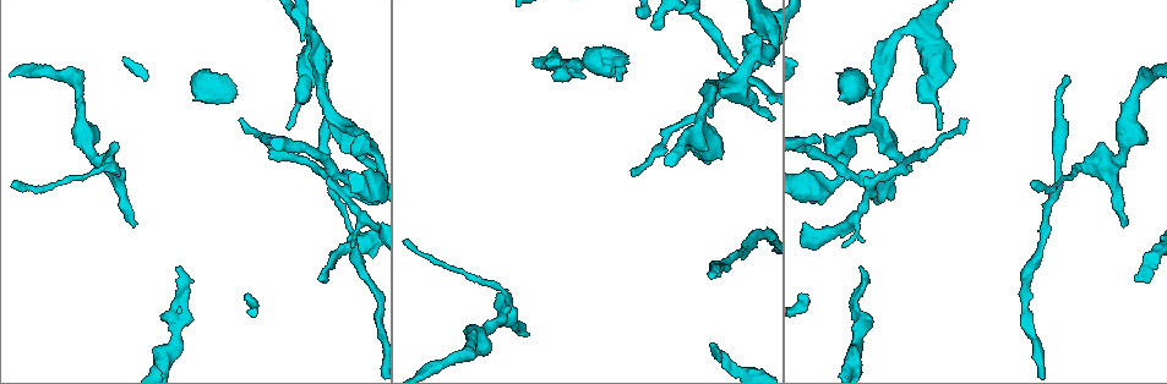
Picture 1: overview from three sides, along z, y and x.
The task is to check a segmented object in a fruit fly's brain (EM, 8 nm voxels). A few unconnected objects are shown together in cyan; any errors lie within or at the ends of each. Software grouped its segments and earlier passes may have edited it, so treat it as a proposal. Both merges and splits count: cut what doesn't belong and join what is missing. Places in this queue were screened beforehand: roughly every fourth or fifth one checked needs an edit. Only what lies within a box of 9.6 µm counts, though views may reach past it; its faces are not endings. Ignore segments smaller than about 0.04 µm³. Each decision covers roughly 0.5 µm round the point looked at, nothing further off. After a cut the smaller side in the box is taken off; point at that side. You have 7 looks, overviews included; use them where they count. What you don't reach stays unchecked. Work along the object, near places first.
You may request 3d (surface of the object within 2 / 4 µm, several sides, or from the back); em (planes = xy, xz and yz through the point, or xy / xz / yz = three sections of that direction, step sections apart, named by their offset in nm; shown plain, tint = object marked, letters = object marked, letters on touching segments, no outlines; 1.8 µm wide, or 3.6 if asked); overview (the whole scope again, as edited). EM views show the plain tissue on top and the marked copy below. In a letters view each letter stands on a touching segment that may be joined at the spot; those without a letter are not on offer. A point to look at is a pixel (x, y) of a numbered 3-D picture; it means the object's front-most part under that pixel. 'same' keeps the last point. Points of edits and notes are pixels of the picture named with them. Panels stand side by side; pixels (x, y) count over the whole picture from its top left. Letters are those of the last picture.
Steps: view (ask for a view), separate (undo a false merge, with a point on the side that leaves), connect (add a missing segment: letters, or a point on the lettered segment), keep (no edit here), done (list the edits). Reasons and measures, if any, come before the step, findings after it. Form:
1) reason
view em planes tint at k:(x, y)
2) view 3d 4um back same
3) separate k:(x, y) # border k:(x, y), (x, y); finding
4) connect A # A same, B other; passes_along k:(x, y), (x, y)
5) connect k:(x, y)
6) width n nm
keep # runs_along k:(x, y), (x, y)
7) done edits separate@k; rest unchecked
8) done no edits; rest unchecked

view em xy step 4 letters at 1:(241, 119)

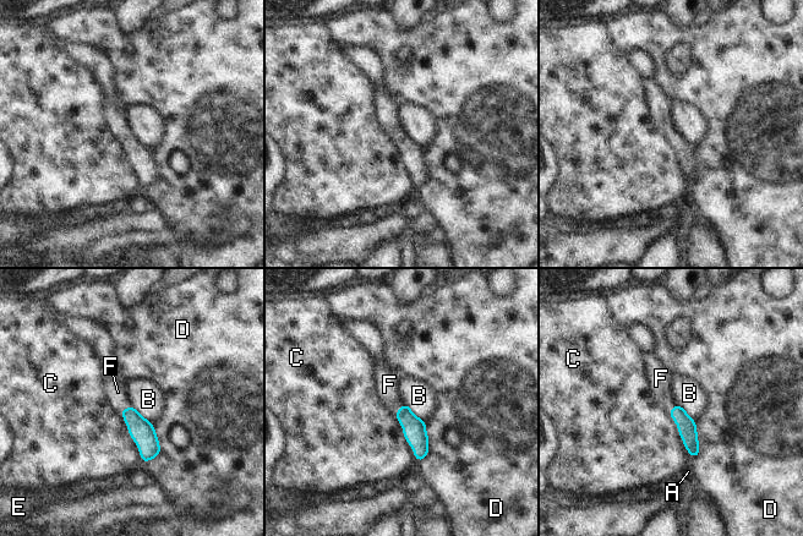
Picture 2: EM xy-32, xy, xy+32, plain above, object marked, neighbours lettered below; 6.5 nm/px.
view em planes letters same

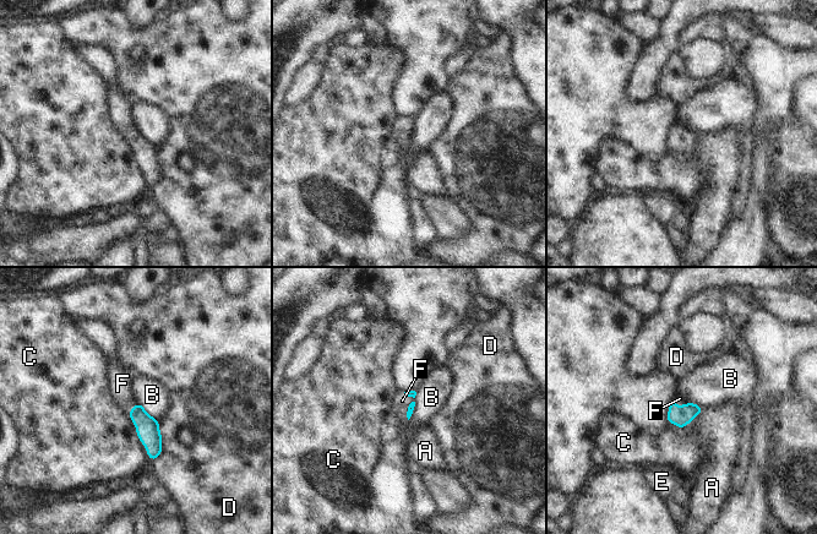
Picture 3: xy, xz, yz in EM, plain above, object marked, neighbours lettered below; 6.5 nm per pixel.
longest_contact C 360 nm
connect F # A other, B other, C other, D other, E other, F same; passes_along 3:(410, 408), (408, 409), (402, 401); it goes on there

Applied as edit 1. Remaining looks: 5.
view overview

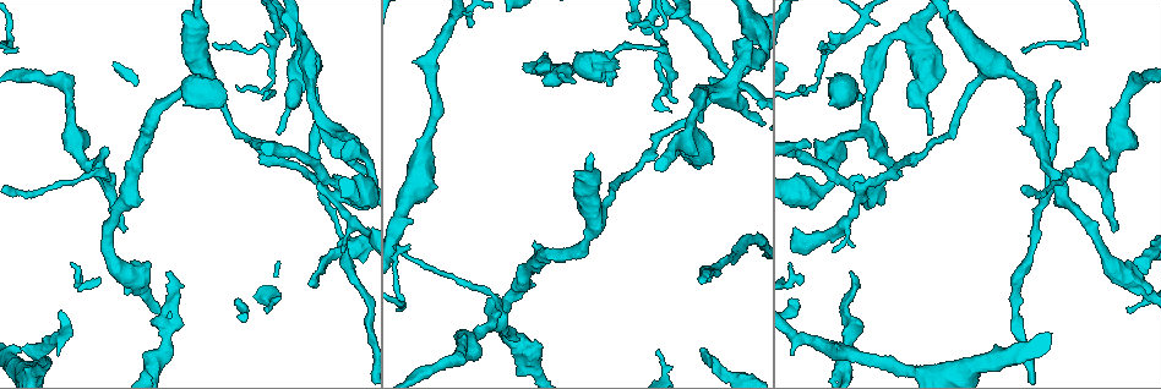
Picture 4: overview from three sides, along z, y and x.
an open end
view em yz step 4 letters at 4:(809, 144)

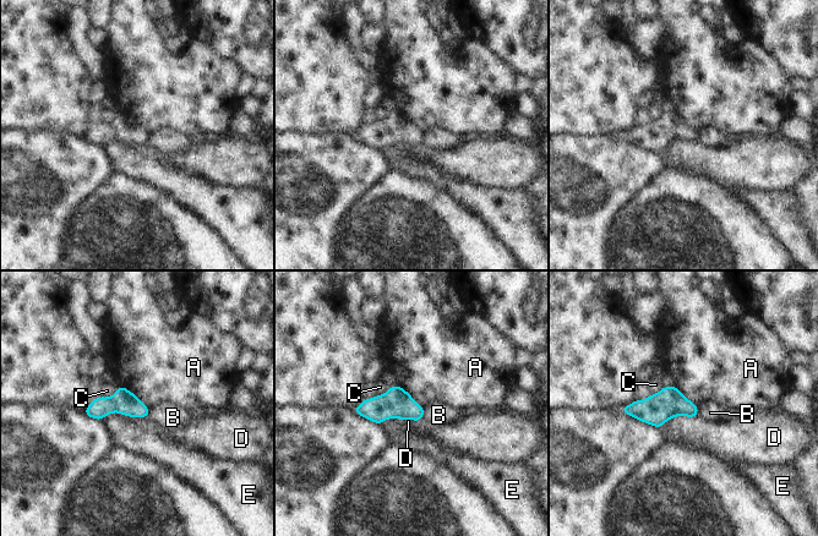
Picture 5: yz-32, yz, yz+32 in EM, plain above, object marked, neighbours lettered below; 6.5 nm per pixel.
longest_contact E 320 nm
keep # A other, B other, C other, D other, E other; border 5:(120, 384), (132, 392), (148, 409); no lettered segment goes on from it

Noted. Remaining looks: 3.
branch stops here
view 3d 2um at 4:(563, 73)

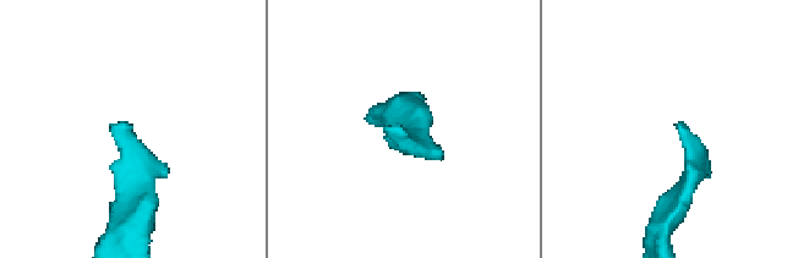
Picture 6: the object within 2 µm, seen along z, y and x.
now the EM
view em xz step 8 tint at 6:(673, 123)

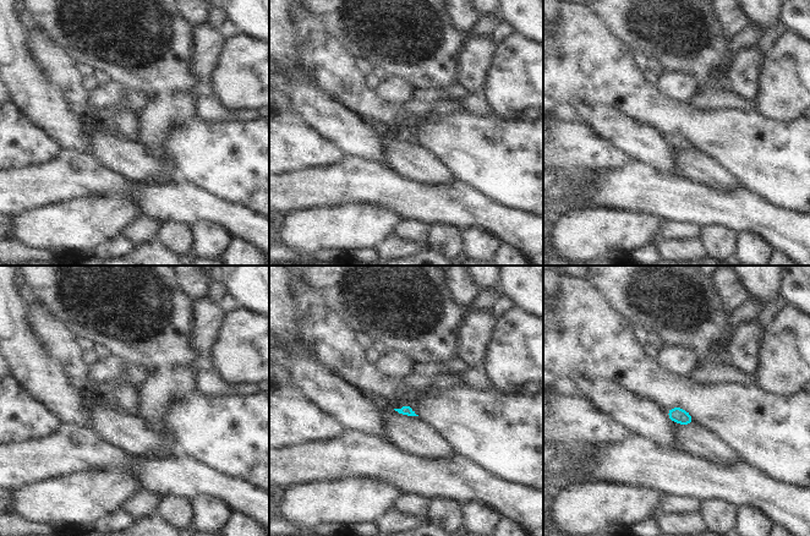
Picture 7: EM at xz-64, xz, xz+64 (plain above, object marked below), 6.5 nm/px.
cut it another way
view em planes letters same

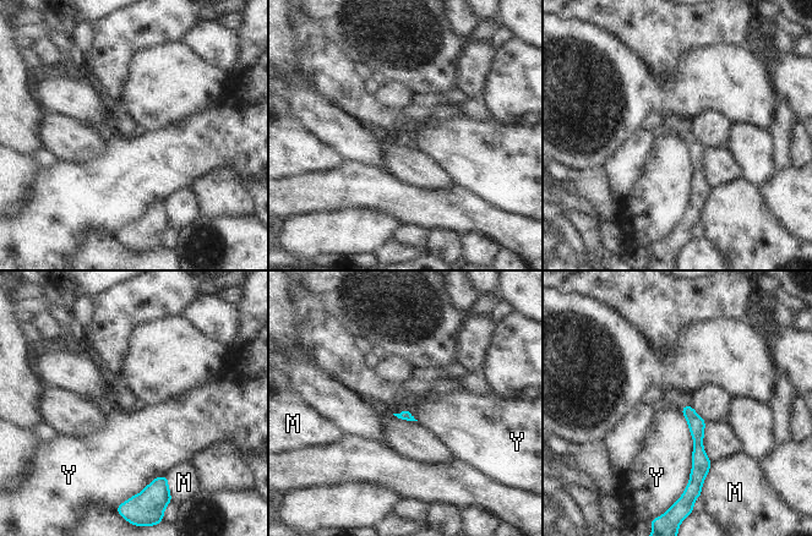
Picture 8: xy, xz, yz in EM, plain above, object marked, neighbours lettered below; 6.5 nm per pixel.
longest_contact Y 550 nm
keep # M other, Y other; border 8:(680, 409), (692, 437), (684, 492); none of them fits

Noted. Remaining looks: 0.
done edits connect@3; rest unchecked

